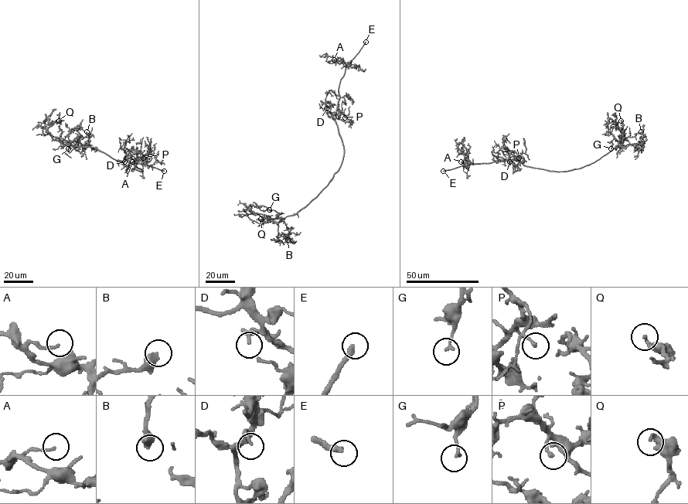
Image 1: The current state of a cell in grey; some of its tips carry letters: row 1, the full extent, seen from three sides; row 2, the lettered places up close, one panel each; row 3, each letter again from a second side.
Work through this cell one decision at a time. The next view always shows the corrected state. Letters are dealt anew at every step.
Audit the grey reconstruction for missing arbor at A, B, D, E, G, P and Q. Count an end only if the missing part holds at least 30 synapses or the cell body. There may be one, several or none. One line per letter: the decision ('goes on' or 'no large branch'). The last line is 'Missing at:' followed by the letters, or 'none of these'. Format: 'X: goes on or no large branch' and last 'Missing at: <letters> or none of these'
A: no large branch
B: no large branch
D: goes on
E: goes on
G: no large branch
P: no large branch
Q: no large branch
Missing at: D, E

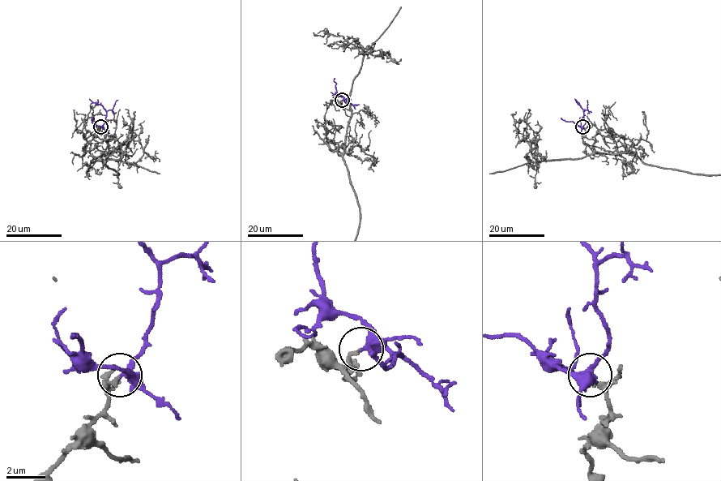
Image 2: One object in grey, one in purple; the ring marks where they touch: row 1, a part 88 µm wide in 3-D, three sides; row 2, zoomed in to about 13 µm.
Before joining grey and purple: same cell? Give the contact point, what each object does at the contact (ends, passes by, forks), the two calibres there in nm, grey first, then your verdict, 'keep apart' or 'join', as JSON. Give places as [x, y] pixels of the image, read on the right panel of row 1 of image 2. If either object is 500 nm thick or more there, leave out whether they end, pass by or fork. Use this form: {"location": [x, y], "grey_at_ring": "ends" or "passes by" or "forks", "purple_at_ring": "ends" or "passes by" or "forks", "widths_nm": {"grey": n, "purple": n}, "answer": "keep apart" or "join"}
{"location": [582, 126], "grey_at_ring": "ends", "purple_at_ring": "forks", "widths_nm": {"grey": 180, "purple": 320}, "answer": "join"}

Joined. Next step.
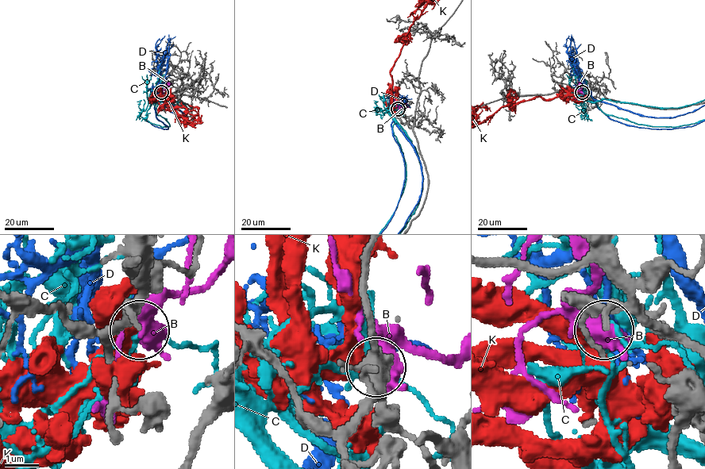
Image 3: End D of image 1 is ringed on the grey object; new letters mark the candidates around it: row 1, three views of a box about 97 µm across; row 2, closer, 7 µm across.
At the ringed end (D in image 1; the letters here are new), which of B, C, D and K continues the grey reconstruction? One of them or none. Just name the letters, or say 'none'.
B

